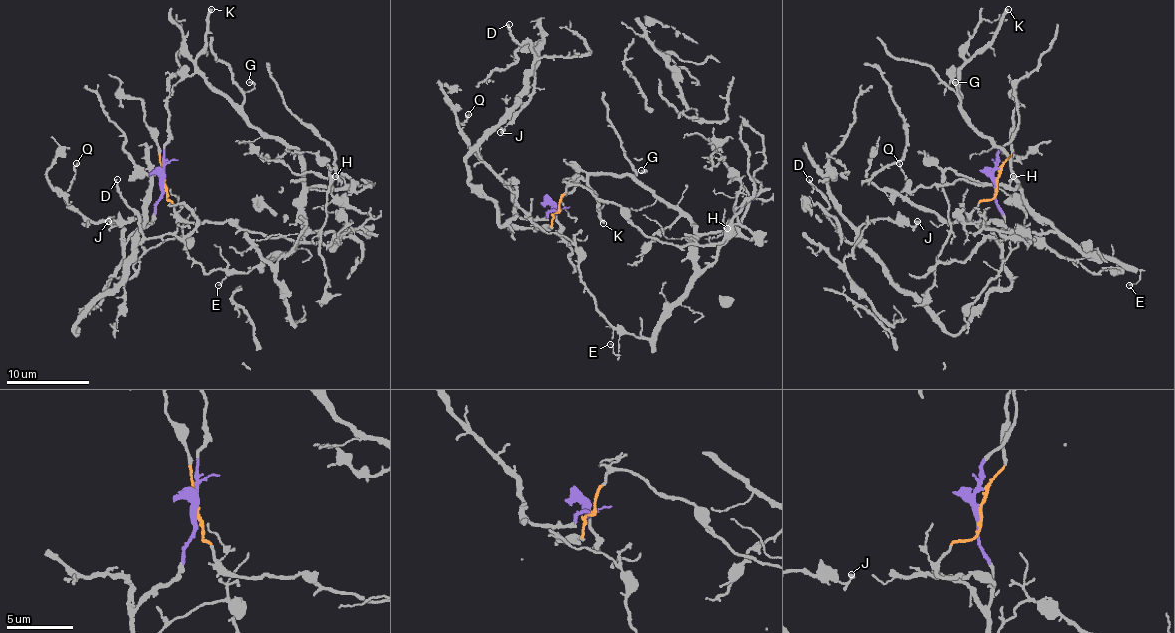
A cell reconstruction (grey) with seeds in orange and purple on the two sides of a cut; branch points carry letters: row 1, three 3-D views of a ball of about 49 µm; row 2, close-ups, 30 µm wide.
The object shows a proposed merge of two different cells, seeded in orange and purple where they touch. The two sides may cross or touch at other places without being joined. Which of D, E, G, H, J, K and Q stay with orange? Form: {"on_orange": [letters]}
{"on_orange": ["E", "G", "H", "K"]}

